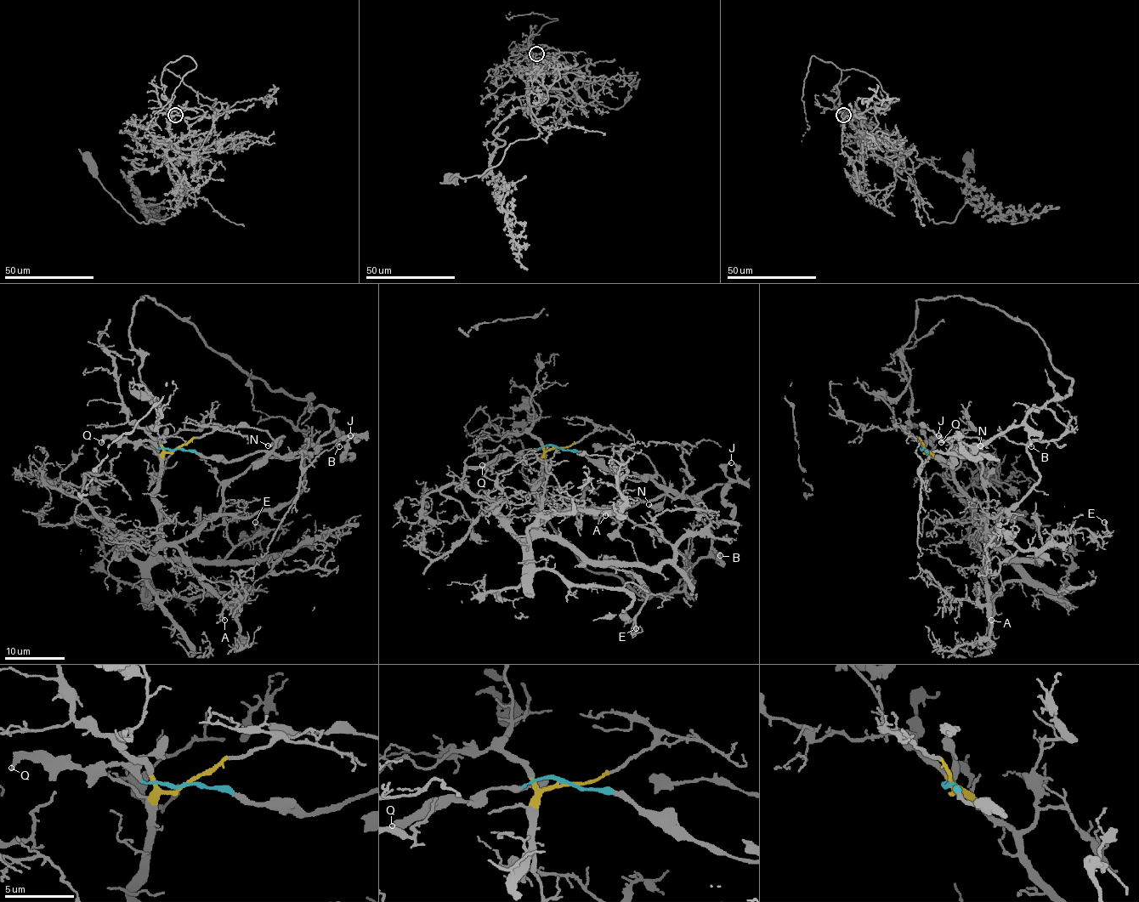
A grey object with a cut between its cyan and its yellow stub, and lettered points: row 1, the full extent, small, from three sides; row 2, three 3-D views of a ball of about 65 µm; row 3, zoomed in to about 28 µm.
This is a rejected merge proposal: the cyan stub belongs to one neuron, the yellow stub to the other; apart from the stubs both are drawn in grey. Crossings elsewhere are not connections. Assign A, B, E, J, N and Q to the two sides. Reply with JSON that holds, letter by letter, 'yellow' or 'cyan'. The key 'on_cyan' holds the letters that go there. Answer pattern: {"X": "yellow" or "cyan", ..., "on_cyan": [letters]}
{"A": "yellow", "B": "cyan", "E": "yellow", "J": "cyan", "N": "cyan", "Q": "cyan", "on_cyan": ["B", "J", "N", "Q"]}

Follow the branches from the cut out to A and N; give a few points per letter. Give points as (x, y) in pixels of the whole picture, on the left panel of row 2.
A: (177, 448), (163, 456), (161, 489), (155, 495), (161, 536), (222, 602), (220, 615), (224, 620)
N: (177, 448), (230, 462), (250, 452), (268, 451), (284, 436), (268, 445)

